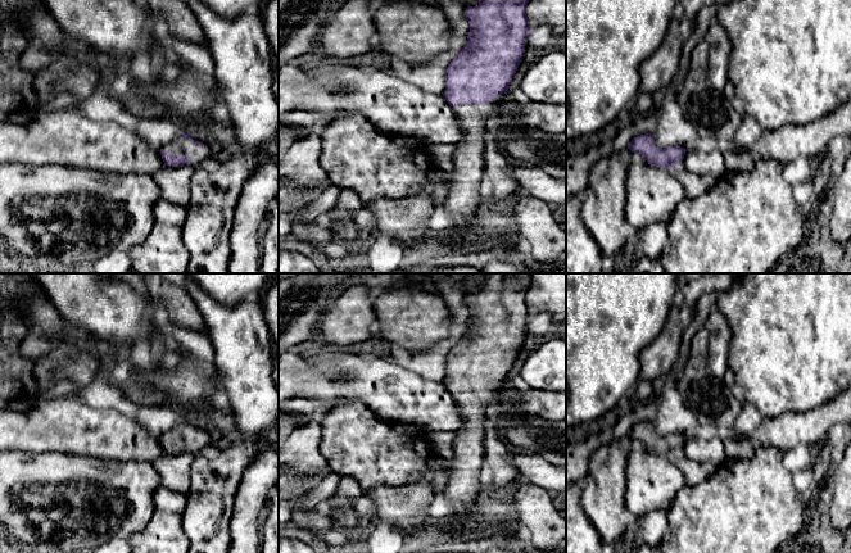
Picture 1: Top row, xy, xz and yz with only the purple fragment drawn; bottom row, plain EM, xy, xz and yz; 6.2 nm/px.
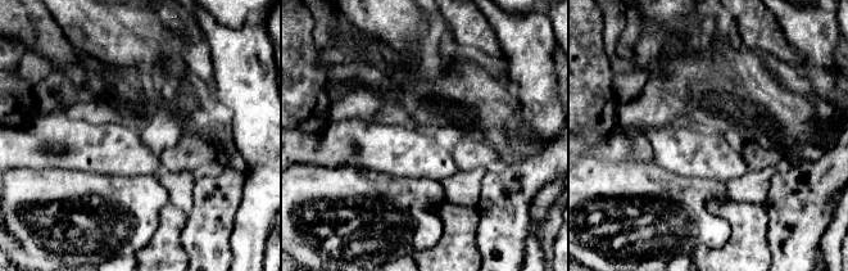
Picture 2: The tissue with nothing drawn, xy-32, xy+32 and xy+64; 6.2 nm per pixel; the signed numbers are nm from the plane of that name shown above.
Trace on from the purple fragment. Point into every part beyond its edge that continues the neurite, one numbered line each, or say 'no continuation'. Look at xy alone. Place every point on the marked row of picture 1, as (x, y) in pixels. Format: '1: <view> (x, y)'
1: xy (179, 145)

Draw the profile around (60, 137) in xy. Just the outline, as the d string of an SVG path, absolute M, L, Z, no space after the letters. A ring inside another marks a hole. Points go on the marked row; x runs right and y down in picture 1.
M39 112L28 124L0 122L0 166L5 163L26 163L33 166L63 164L122 174L154 174L166 166L160 155L160 149L153 148L135 130L112 121L91 121L76 112Z

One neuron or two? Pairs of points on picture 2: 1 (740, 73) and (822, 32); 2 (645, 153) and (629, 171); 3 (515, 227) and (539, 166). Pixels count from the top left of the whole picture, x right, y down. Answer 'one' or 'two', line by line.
1: two
2: two
3: one

